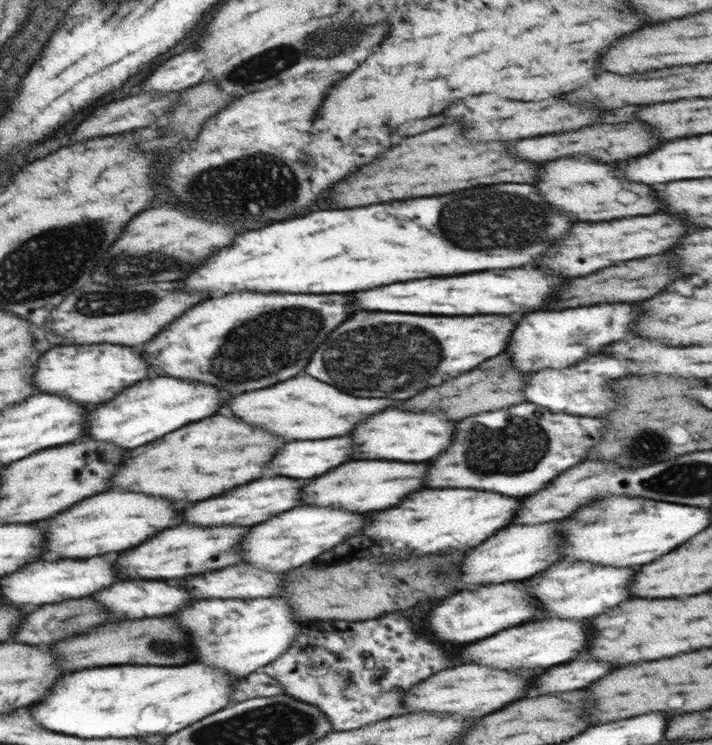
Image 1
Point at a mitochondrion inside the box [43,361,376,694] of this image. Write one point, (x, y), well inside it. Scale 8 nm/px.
(156, 646)

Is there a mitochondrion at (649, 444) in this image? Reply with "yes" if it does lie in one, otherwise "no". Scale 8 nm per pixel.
yes

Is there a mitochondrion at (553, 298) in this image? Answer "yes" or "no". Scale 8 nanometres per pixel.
no

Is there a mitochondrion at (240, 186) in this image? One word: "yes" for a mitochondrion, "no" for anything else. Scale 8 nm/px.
yes

